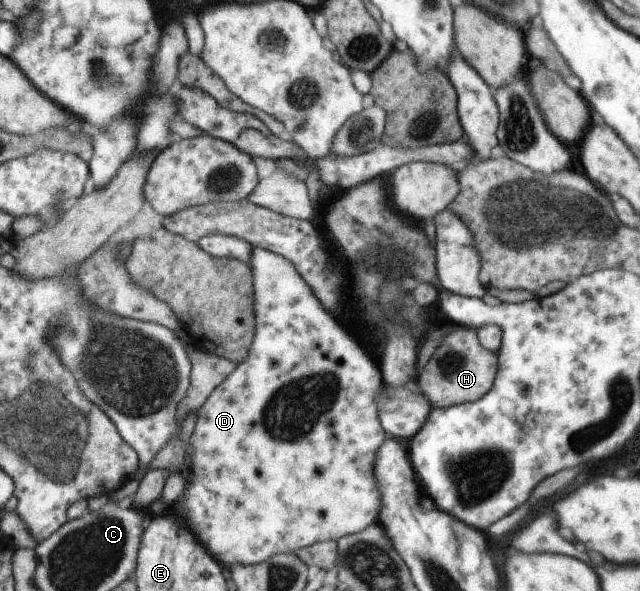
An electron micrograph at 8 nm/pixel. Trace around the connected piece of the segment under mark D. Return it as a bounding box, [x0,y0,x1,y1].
[175,247,387,566]

